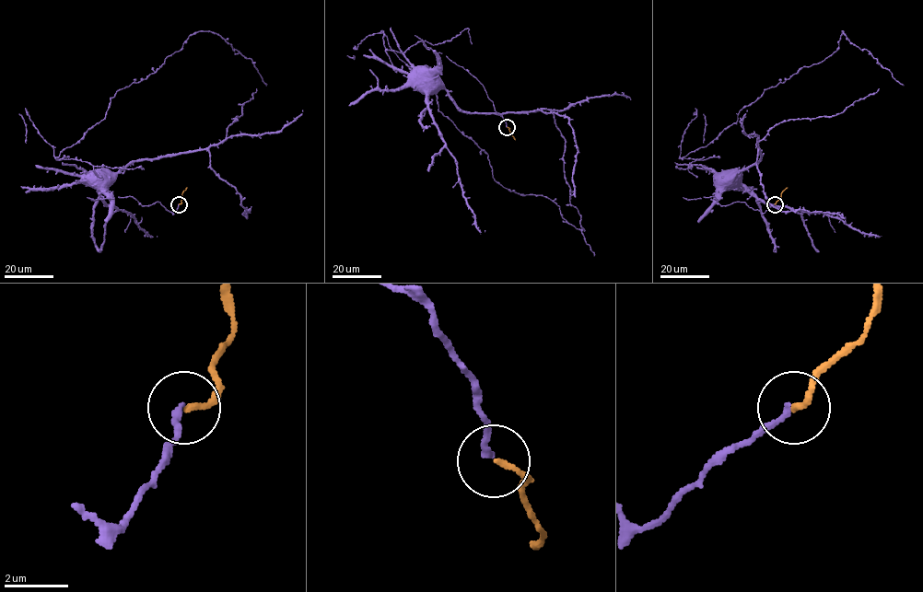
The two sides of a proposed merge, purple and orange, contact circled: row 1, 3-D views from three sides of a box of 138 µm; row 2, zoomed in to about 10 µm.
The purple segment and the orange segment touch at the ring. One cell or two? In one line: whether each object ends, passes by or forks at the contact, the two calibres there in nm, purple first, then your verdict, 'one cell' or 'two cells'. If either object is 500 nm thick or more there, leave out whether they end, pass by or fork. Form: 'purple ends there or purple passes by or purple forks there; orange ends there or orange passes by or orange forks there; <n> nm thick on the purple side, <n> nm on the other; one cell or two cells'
purple ends there; orange ends there; 200 nm thick on the purple side, 160 nm on the other; one cell

